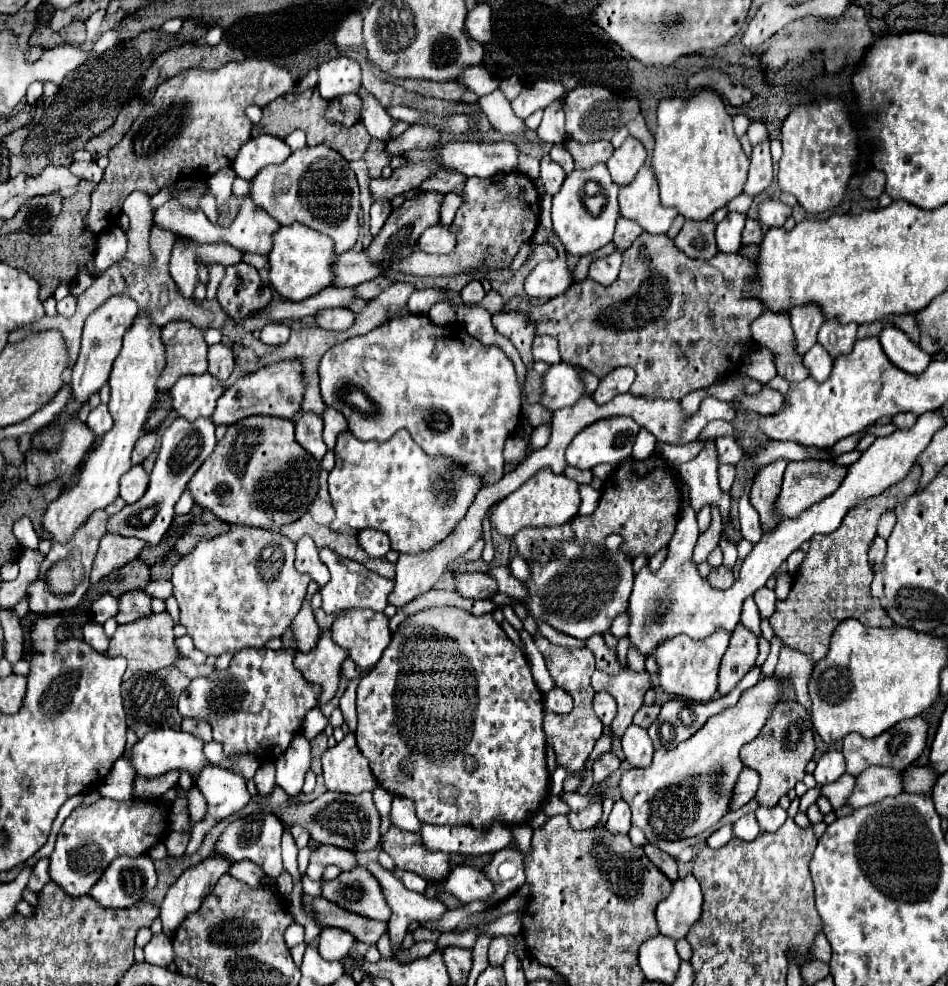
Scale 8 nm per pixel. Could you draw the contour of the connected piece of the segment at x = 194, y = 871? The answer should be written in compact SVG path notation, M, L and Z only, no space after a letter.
M210 854L200 864L188 868L166 892L160 906L160 918L164 924L164 934L172 936L174 928L180 926L186 914L200 908L202 900L212 892L218 878L228 874L232 862L222 854Z

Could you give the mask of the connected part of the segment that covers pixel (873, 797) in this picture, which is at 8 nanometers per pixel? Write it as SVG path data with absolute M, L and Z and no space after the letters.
M872 766L864 770L856 778L856 788L852 796L848 798L848 804L854 808L862 808L868 804L876 804L886 796L898 796L904 792L904 772L896 768L884 768L884 766Z

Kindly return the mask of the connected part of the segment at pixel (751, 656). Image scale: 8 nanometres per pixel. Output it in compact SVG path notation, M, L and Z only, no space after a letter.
M738 624L732 632L730 646L720 664L718 692L722 696L726 696L746 676L746 672L754 666L756 656L758 656L758 638L748 628Z

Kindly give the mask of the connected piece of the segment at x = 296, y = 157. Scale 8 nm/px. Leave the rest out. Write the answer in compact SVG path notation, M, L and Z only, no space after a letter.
M318 144L318 146L306 146L302 150L296 150L288 156L286 162L282 162L280 166L268 166L264 170L260 170L256 174L256 178L252 180L252 190L250 190L252 200L262 206L272 218L276 218L282 226L300 222L320 234L326 234L332 238L334 242L334 252L336 254L344 254L348 250L354 248L356 240L358 240L358 232L360 232L360 192L358 192L358 182L354 172L350 170L348 160L344 160L344 156L340 156L336 150L332 150L330 146Z

